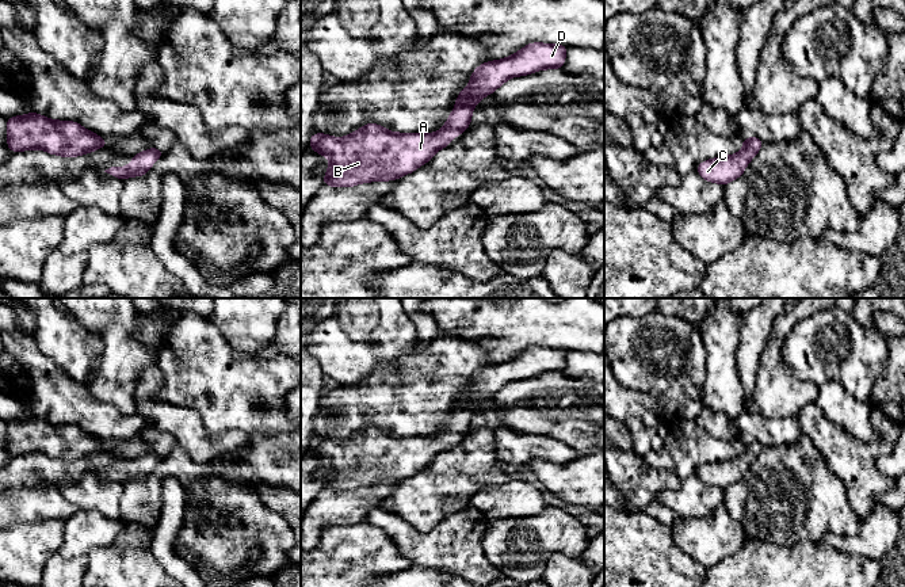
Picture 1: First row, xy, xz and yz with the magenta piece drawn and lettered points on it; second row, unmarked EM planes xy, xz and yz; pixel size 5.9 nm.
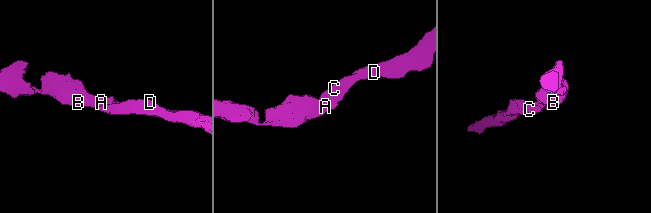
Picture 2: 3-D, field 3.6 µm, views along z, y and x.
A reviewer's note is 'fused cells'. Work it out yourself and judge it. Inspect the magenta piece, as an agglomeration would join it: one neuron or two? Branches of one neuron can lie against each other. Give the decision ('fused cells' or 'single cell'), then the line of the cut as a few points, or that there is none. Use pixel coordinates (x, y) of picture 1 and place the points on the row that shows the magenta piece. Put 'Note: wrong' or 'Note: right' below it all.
single cell; no cut
Note: wrong

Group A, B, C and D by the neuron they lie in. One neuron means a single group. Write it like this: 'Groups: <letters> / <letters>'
Groups: A B C D

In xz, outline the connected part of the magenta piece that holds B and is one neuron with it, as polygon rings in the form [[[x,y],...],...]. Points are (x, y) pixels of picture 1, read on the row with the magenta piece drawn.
[[[528,43],[511,57],[477,66],[470,84],[463,88],[455,110],[440,131],[431,134],[394,133],[378,123],[366,123],[347,137],[313,133],[309,146],[329,157],[324,186],[354,187],[366,182],[396,180],[428,163],[438,150],[470,126],[473,107],[513,76],[527,76],[542,69],[562,69],[565,45]]]

